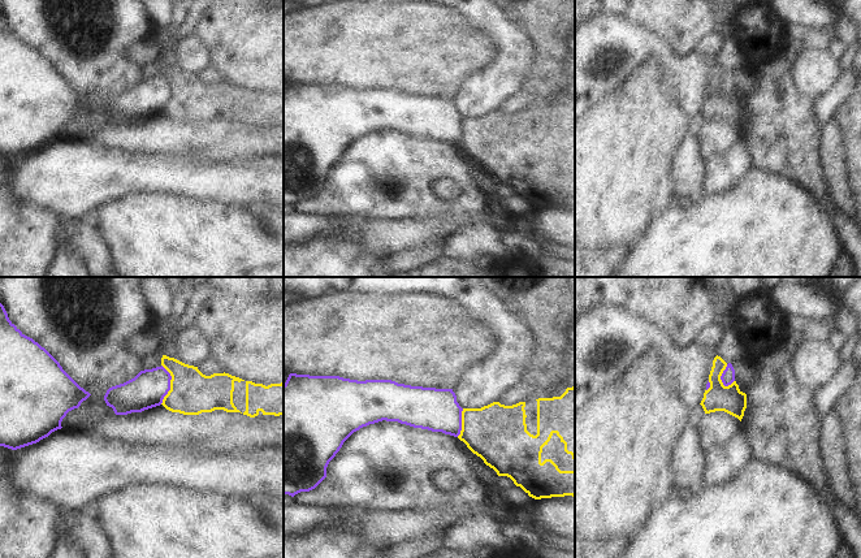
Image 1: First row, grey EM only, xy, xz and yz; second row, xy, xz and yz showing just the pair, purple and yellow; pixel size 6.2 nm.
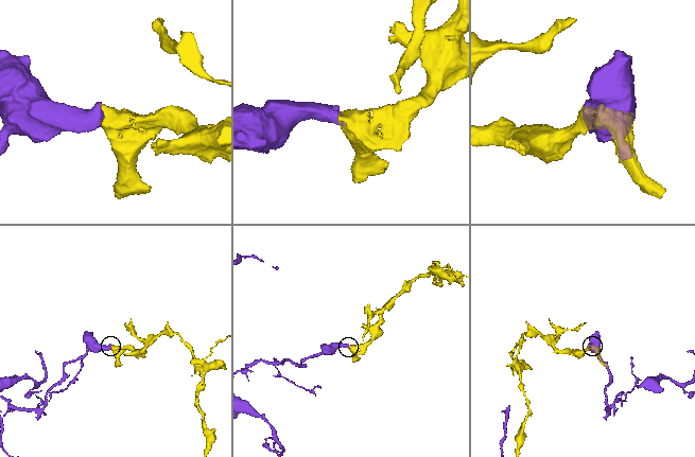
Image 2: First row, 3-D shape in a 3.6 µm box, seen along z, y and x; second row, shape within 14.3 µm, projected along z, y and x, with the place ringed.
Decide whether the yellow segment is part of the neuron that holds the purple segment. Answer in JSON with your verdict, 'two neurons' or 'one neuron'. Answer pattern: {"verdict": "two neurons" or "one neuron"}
{"verdict": "two neurons"}

